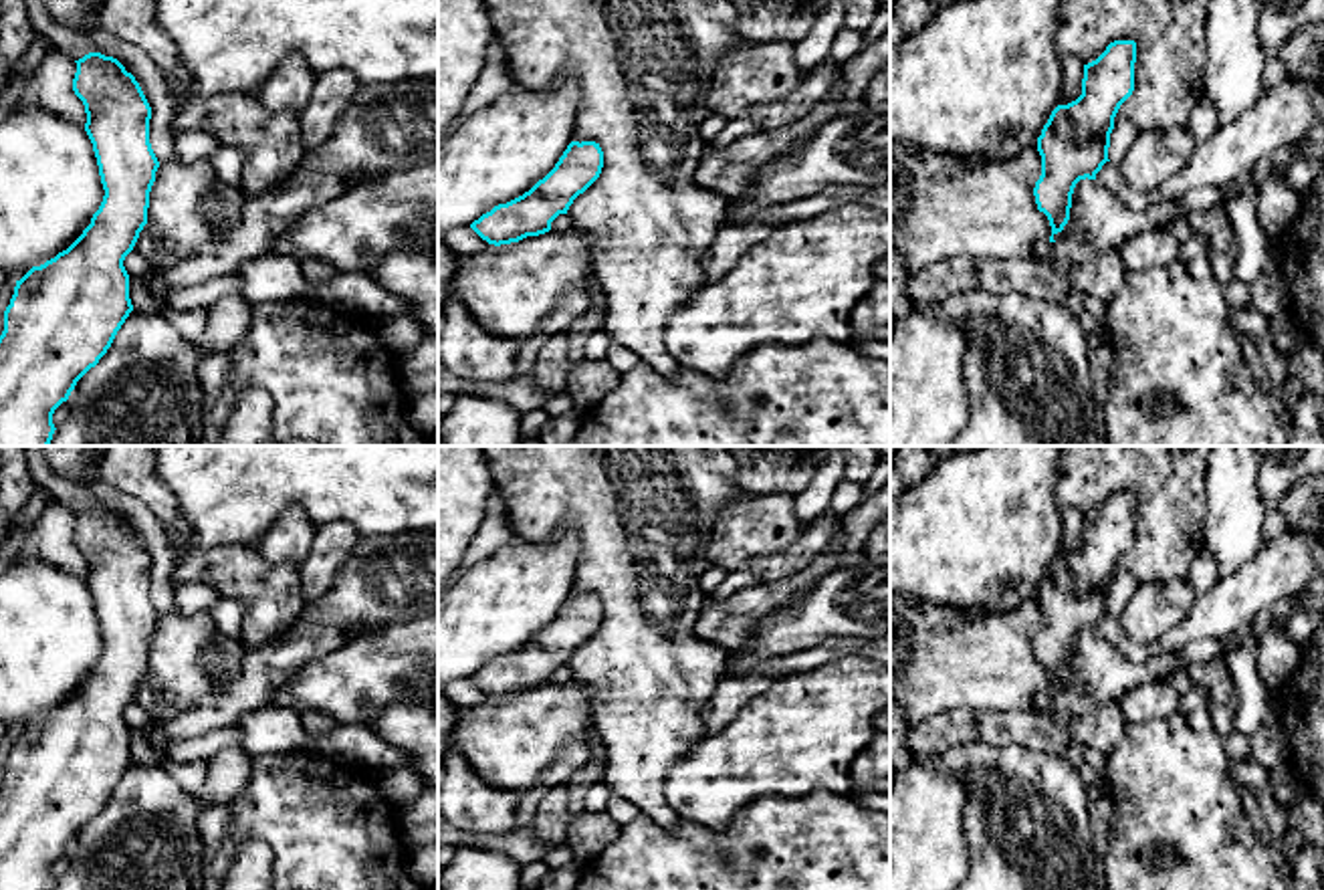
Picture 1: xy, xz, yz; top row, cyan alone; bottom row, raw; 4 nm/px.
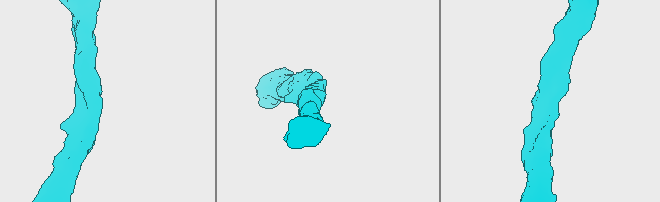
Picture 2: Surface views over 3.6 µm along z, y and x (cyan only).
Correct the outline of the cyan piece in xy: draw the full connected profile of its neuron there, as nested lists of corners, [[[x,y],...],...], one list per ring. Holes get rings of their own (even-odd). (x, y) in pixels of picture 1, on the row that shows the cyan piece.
[[[89,52],[75,63],[73,91],[85,105],[85,131],[105,196],[91,224],[67,250],[16,281],[0,335],[0,446],[50,444],[54,410],[107,353],[133,311],[123,260],[147,224],[149,192],[159,168],[149,143],[151,107],[117,59]]]

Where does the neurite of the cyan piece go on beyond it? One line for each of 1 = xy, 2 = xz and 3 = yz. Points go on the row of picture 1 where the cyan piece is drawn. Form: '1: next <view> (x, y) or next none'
1: next none
2: next none
3: next none

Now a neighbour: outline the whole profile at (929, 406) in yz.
[[[906,301],[890,331],[890,446],[955,446],[971,418],[963,383],[967,333],[945,323],[930,301]]]

